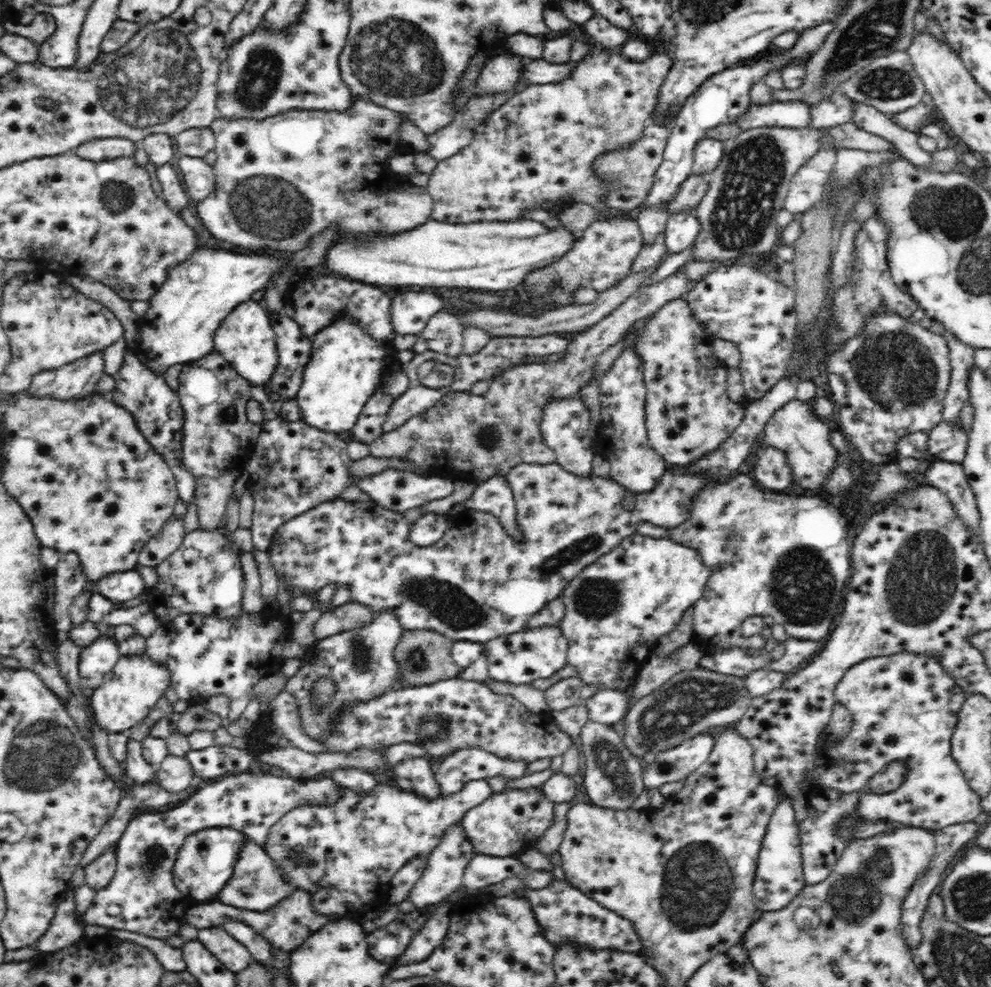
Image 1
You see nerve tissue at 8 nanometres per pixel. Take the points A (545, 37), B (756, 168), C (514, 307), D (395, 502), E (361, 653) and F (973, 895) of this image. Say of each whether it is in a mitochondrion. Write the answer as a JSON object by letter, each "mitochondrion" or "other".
{"A":"other","B":"mitochondrion","C":"other","D":"other","E":"mitochondrion","F":"mitochondrion"}

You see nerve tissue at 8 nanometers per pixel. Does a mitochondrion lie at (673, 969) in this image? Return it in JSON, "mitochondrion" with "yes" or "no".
{"mitochondrion":"yes"}

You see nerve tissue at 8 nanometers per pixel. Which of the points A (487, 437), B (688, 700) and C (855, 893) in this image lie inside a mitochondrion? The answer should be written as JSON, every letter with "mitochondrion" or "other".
{"A":"mitochondrion","B":"mitochondrion","C":"mitochondrion"}

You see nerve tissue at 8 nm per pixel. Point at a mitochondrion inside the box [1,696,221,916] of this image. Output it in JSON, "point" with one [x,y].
{"point":[42,755]}

